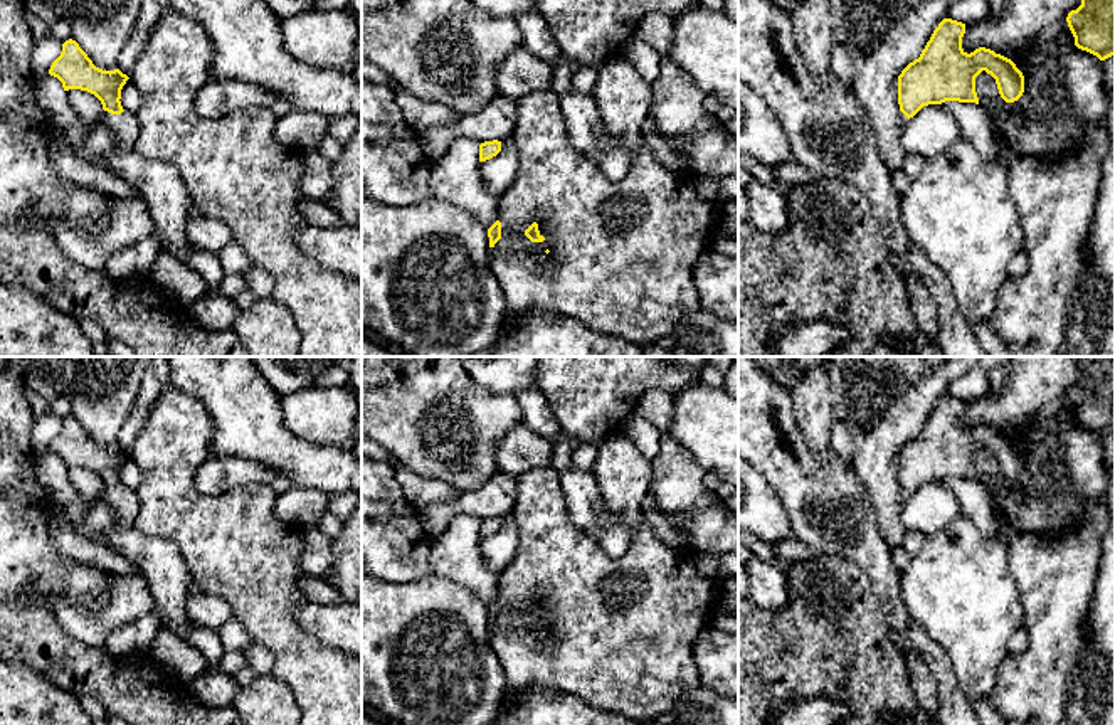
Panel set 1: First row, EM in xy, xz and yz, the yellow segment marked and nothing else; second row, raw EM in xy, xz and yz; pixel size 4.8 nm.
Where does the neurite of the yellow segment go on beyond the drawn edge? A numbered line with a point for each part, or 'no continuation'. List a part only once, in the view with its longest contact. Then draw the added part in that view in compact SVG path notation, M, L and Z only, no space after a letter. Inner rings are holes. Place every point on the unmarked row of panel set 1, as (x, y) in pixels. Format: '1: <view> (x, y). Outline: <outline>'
1: xy (125, 503). Outline: M104 488L104 493L119 527L123 528L133 527L140 511L140 500L136 491L129 488L123 488L121 491L111 491Z

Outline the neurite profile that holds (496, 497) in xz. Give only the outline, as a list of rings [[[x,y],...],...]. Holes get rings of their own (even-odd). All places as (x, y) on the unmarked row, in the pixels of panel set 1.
[[[498,473],[483,486],[462,491],[447,503],[424,503],[415,510],[415,518],[431,537],[441,535],[454,515],[471,515],[479,521],[493,516],[510,515],[518,495],[518,479],[510,473]]]

